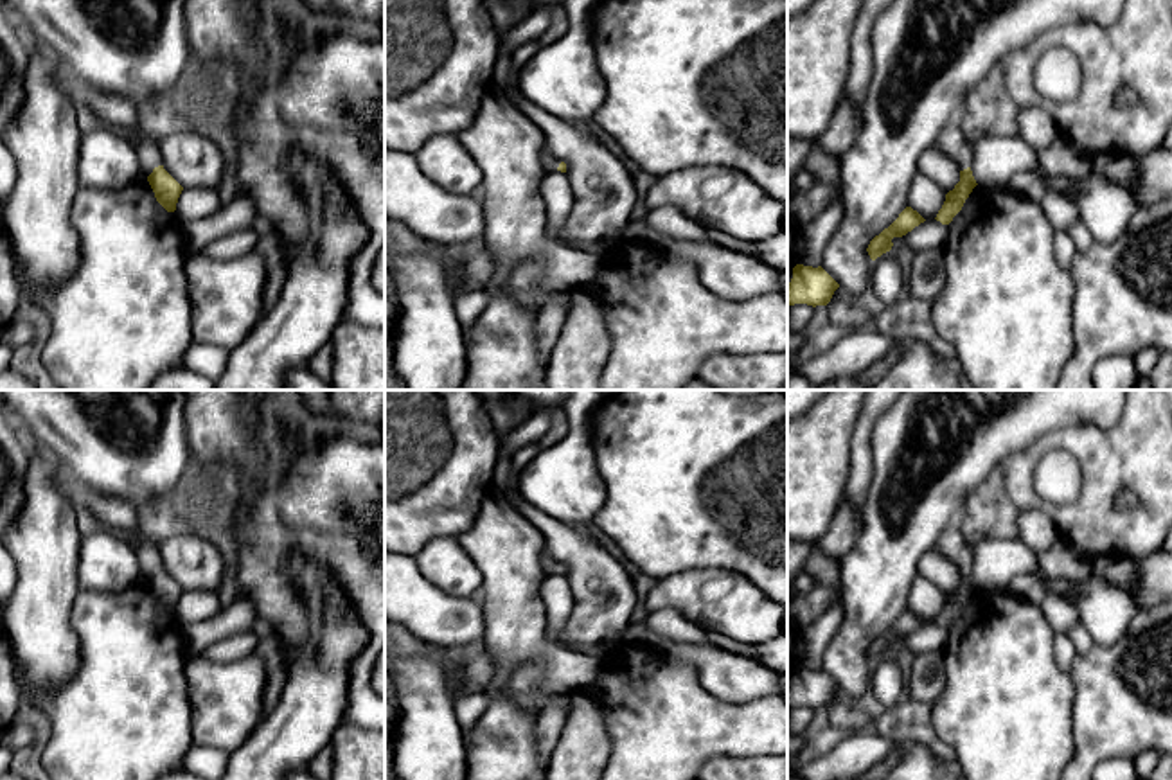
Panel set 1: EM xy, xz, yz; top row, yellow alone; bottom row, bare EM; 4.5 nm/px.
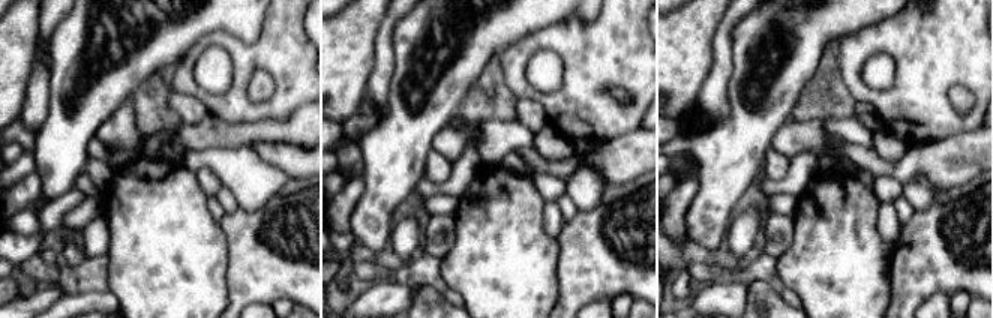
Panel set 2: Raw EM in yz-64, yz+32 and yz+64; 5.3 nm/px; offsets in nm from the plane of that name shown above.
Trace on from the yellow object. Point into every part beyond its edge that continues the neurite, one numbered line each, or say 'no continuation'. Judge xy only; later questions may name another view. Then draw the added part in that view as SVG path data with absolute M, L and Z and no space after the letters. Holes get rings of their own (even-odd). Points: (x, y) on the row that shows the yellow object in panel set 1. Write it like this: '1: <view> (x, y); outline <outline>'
1: xy (148, 151); outline M140 137L135 144L135 149L137 149L144 176L149 176L153 169L160 165L158 142L151 140L149 137Z

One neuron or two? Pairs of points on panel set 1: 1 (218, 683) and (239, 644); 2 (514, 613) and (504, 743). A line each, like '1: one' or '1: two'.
1: two
2: one

